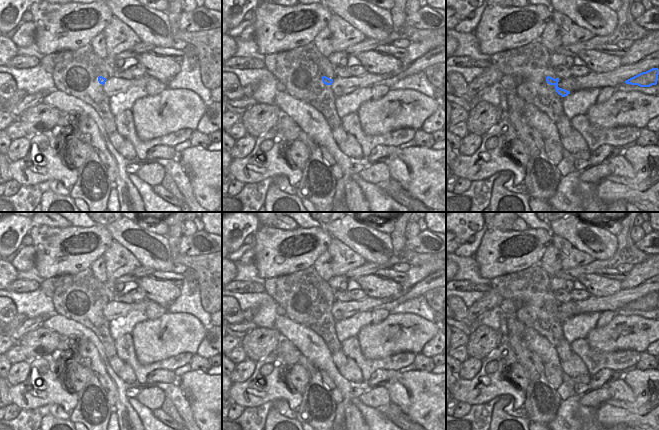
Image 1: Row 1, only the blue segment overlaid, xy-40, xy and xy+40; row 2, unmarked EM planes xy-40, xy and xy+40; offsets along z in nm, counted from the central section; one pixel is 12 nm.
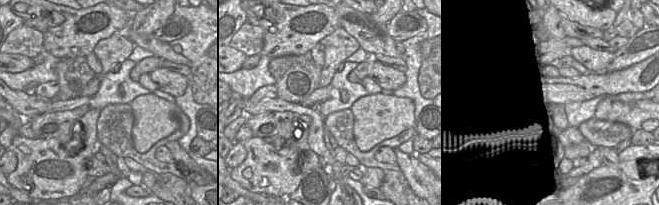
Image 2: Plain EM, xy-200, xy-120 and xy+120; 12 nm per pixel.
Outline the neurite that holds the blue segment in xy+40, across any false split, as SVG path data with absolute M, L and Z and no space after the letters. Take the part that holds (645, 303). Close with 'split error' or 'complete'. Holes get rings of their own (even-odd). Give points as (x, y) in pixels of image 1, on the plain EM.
M652 292L646 296L642 296L625 305L626 308L638 309L640 311L650 311L656 309L658 305L659 293Z; complete

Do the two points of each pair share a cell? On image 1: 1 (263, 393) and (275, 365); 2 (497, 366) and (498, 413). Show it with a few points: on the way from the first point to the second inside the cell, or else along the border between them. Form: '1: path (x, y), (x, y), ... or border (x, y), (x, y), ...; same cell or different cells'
1: path (266, 386), (268, 383), (268, 372); same cell
2: border (501, 395), (510, 395), (514, 399); different cells

